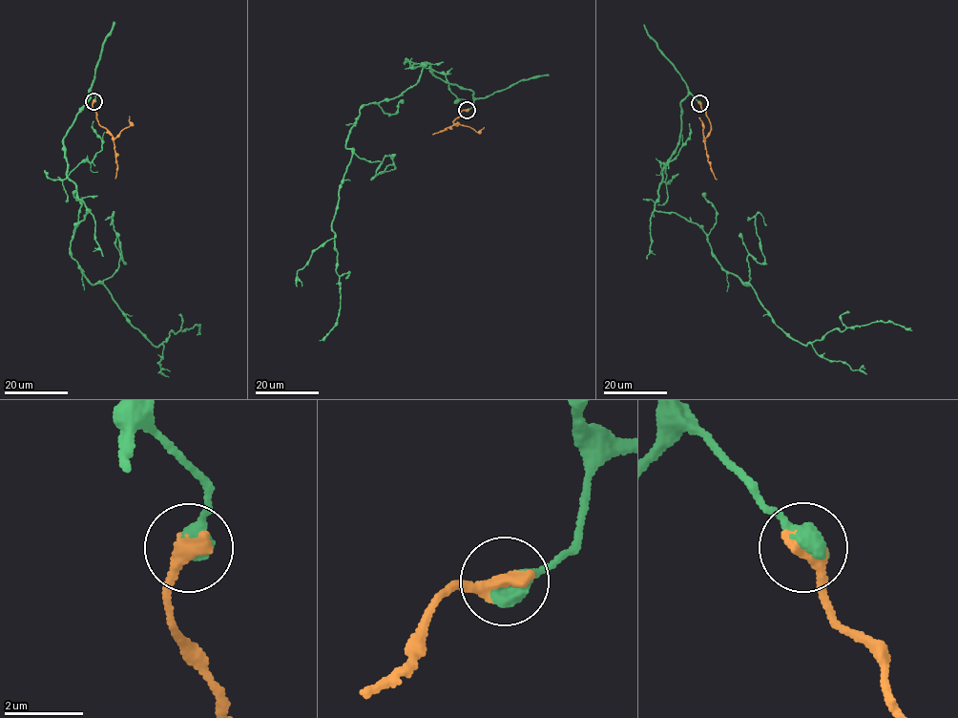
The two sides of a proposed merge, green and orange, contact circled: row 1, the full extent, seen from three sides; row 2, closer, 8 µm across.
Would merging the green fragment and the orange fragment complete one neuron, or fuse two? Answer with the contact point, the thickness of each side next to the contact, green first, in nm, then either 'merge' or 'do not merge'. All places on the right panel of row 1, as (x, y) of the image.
(699, 103) | 550/500 nm | merge

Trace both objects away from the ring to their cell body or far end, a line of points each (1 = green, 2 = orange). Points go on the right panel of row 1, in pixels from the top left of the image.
1: (699, 103), (689, 94), (681, 102), (656, 210), (698, 224), (725, 270), (804, 345), (877, 322), (911, 330)
2: (699, 103), (711, 125), (705, 144), (711, 171), (717, 179)

